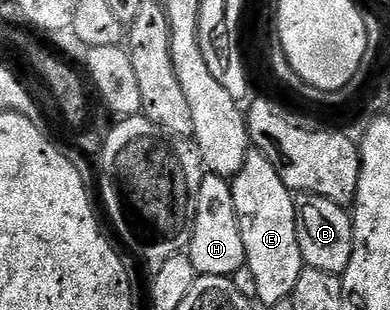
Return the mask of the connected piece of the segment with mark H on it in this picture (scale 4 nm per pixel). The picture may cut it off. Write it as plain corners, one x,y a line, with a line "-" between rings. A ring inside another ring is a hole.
205,173
198,188
198,204
194,216
192,239
186,251
188,259
194,264
197,275
231,278
238,268
246,265
240,259
242,232
238,228
238,212
234,212
234,196
229,179
217,174

